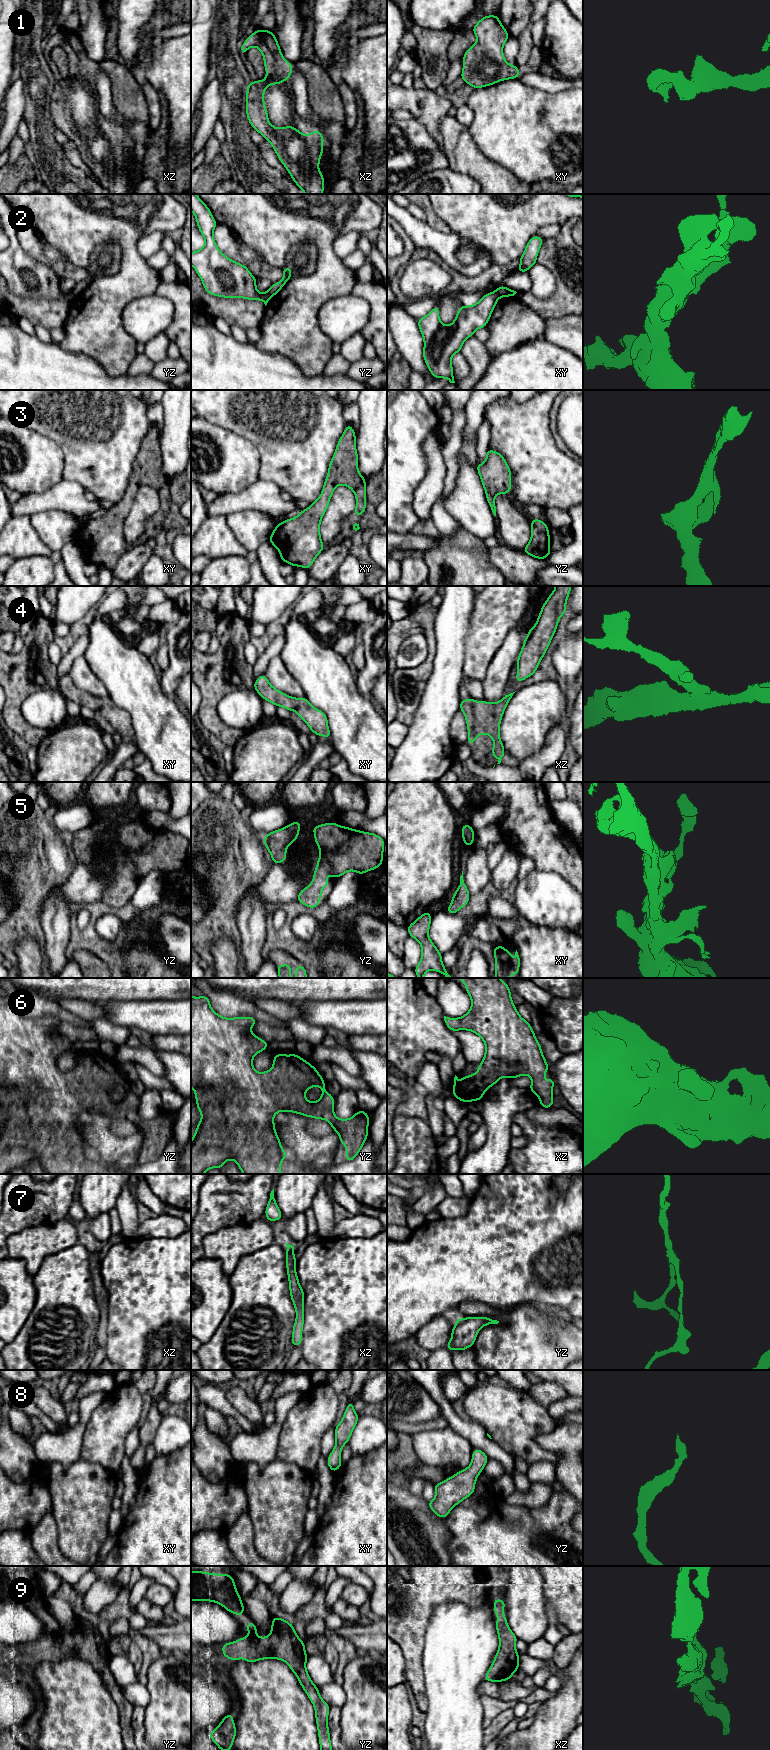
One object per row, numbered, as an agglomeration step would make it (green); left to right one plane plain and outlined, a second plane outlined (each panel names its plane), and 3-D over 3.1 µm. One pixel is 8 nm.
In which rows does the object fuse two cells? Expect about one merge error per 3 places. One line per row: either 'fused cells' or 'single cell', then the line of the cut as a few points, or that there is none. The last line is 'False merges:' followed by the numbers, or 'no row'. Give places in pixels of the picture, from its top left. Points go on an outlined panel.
1: single cell; cut none
2: fused cells; cut xy (496, 290), (501, 296)
3: single cell; cut none
4: single cell; cut none
5: single cell; cut none
6: single cell; cut none
7: single cell; cut none
8: single cell; cut none
9: single cell; cut none
False merges: 2

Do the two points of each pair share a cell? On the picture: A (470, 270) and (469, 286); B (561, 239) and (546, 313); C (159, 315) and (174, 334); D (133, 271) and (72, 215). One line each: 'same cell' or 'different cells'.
A: different cells
B: same cell
C: different cells
D: same cell

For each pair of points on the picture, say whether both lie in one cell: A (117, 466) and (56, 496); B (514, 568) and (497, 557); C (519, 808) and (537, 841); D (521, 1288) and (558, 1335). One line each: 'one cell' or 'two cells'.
A: two cells
B: one cell
C: one cell
D: two cells

